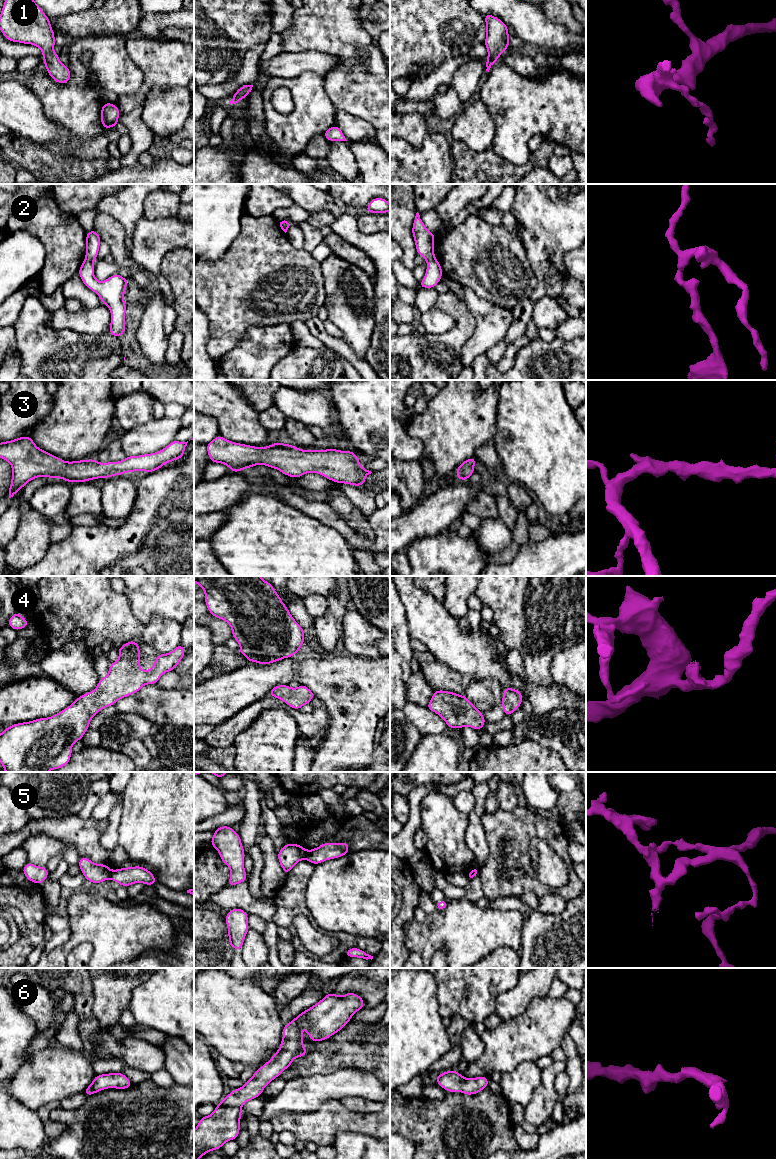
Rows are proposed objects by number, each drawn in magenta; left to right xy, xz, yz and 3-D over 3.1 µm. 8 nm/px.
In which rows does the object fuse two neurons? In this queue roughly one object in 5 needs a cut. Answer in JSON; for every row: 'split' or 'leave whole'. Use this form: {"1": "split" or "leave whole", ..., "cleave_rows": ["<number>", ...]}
{"1": "leave whole", "2": "split", "3": "leave whole", "4": "leave whole", "5": "split", "6": "leave whole", "cleave_rows": ["2", "5"]}

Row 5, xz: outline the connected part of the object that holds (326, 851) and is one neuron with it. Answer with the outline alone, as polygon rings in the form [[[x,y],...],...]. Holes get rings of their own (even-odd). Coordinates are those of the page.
[[[348,842],[322,843],[319,847],[306,852],[306,860],[314,865],[326,860],[342,857],[349,853]]]

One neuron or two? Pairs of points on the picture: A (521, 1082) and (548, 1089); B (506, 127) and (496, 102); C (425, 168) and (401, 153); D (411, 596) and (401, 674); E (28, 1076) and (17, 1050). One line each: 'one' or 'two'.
A: two
B: one
C: one
D: two
E: two

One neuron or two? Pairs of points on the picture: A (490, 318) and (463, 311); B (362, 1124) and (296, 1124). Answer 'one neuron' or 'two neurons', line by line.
A: two neurons
B: one neuron

